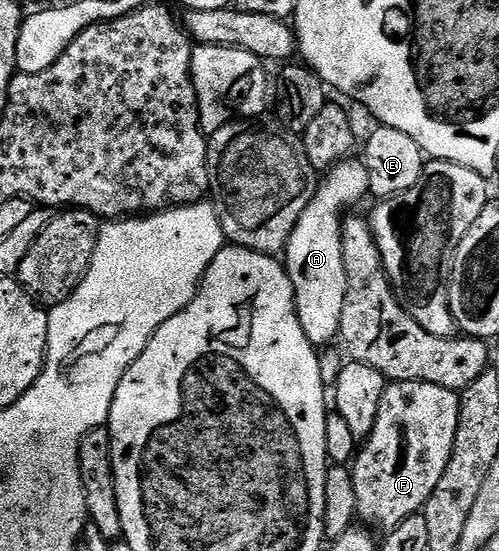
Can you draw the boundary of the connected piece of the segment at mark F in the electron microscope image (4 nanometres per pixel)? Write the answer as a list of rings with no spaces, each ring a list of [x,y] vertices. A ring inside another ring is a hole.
[[[393,382],[385,385],[382,404],[378,408],[378,420],[362,445],[357,449],[350,469],[354,480],[357,515],[373,527],[381,526],[390,531],[412,514],[419,514],[430,500],[450,456],[454,452],[454,436],[458,436],[460,419],[460,394],[450,388],[425,382]]]

